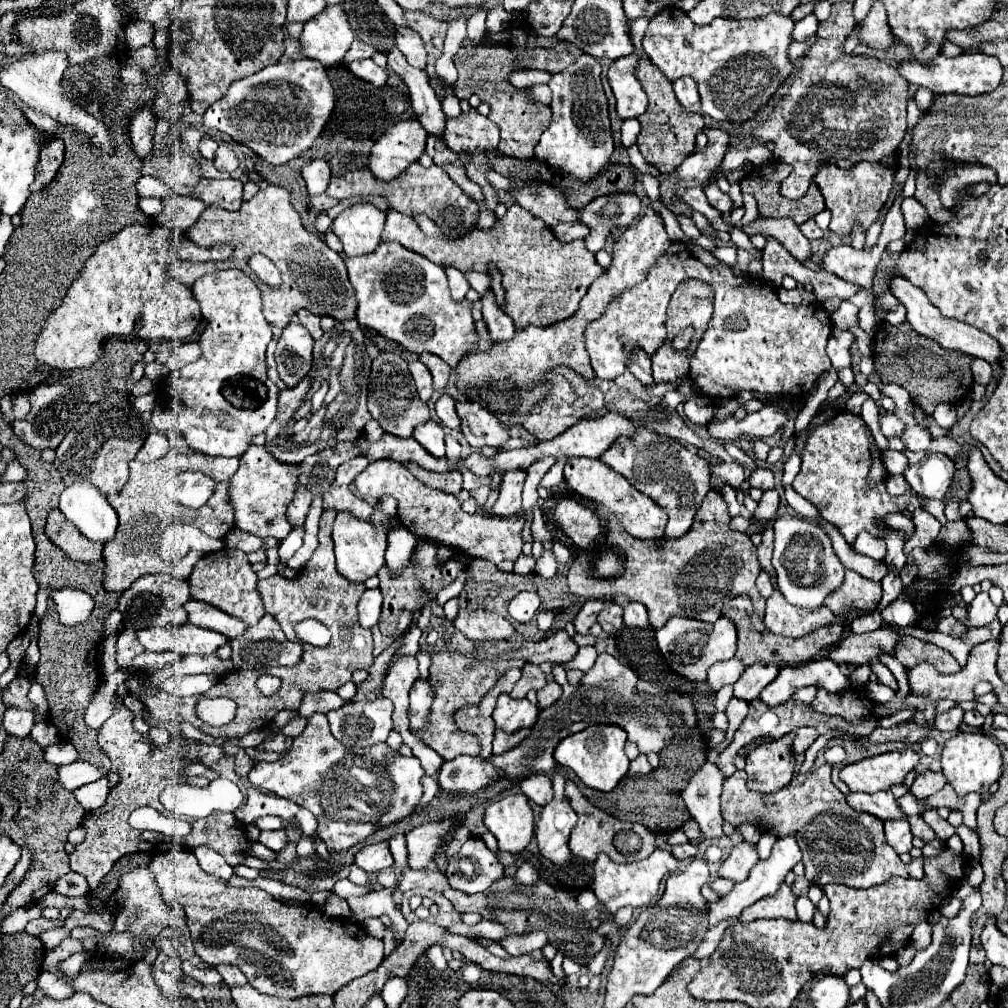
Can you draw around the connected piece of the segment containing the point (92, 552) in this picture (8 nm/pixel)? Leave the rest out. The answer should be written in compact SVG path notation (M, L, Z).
M52 511L48 515L46 535L56 547L60 547L74 561L90 563L102 559L102 547L98 543L92 543L90 539L84 539L84 535L76 531L76 525L70 523L60 511Z

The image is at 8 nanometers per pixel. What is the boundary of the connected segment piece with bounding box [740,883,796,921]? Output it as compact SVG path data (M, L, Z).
M786 883L780 885L780 889L770 895L764 897L756 903L752 903L752 907L746 907L740 915L740 921L756 921L756 919L796 919L796 909L794 909L794 895L790 891L790 887Z

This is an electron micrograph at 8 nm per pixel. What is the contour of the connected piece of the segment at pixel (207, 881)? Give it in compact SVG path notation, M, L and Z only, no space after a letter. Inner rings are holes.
M190 851L158 853L152 857L148 869L154 875L164 903L184 911L196 955L210 967L220 963L236 965L248 977L248 983L260 993L276 995L282 999L296 999L304 995L334 995L352 979L374 971L384 959L384 943L380 939L368 937L360 925L352 921L346 923L346 919L332 919L314 905L284 905L256 887L230 887L224 883L224 879L204 873L194 853Z

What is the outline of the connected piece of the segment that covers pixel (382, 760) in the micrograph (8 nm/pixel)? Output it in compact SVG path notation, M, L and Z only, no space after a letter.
M314 713L310 715L308 727L292 741L290 751L284 753L284 757L274 763L256 763L248 773L248 779L256 789L290 799L296 805L302 805L308 811L312 811L314 817L318 819L316 835L326 843L330 851L344 851L356 843L362 843L374 831L410 817L424 793L420 783L422 775L424 769L416 757L402 757L386 743L366 747L364 751L350 751L342 747L342 743L336 743L336 739L332 737L326 715Z

